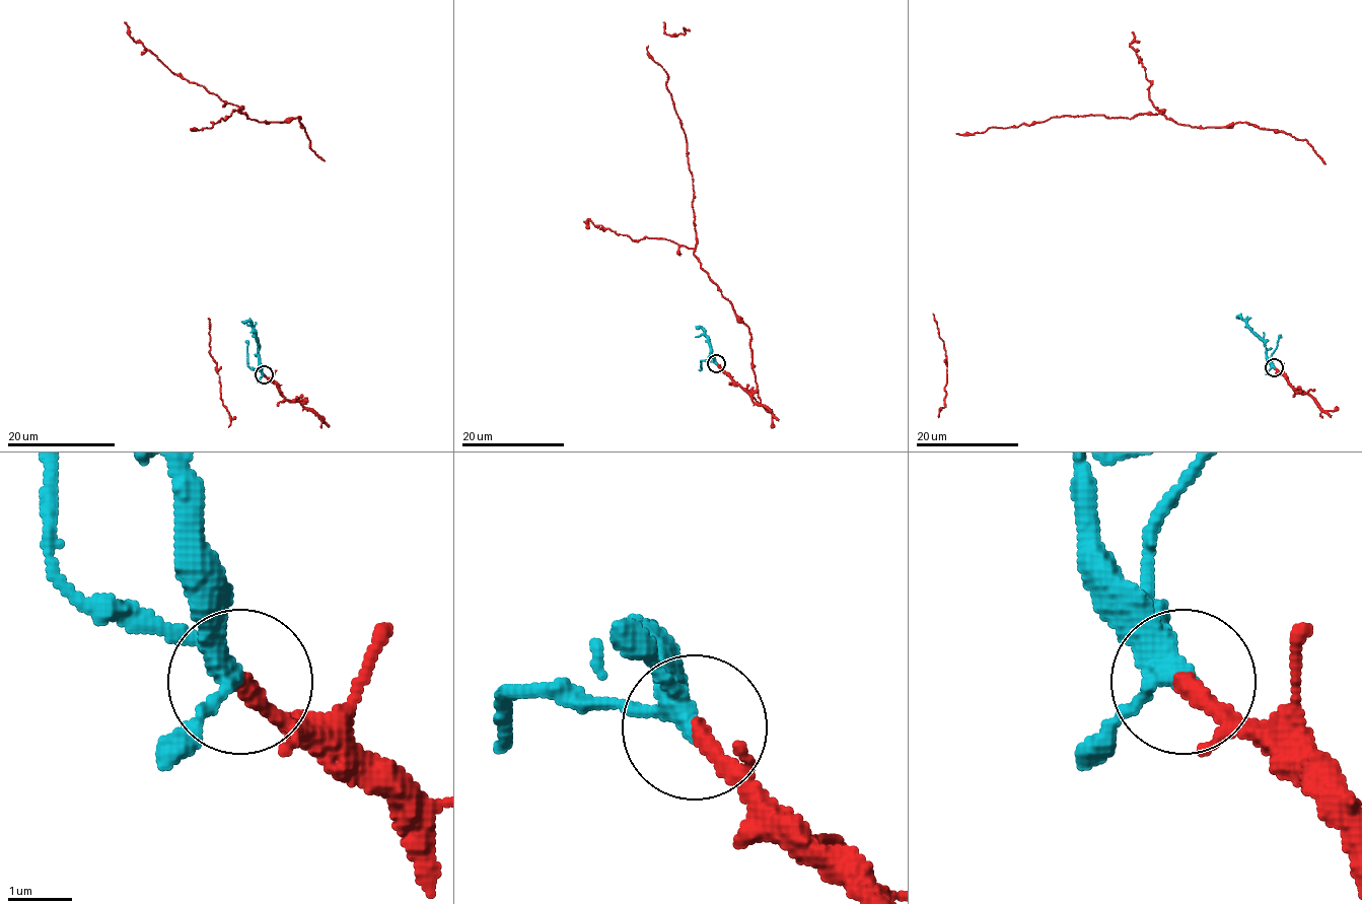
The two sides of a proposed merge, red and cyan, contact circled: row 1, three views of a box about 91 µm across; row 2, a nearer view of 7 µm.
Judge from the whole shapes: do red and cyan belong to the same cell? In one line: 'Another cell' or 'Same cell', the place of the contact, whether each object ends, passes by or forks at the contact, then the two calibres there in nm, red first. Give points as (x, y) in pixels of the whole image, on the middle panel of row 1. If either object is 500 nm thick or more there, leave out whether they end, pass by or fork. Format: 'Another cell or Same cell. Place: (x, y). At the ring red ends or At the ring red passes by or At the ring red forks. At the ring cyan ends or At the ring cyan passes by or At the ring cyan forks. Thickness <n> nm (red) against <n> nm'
Same cell. Place: (716, 363). At the ring red ends. At the ring cyan forks. Thickness 280 nm (red) against 280 nm

